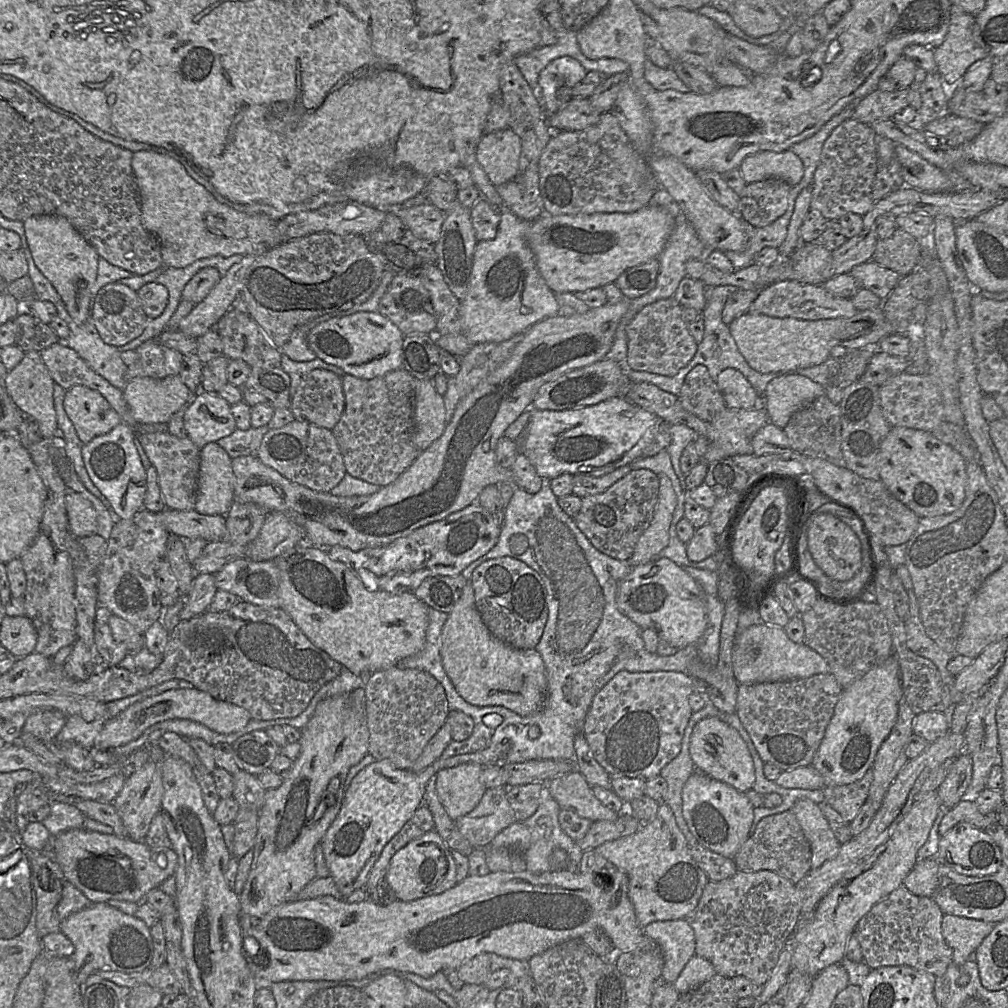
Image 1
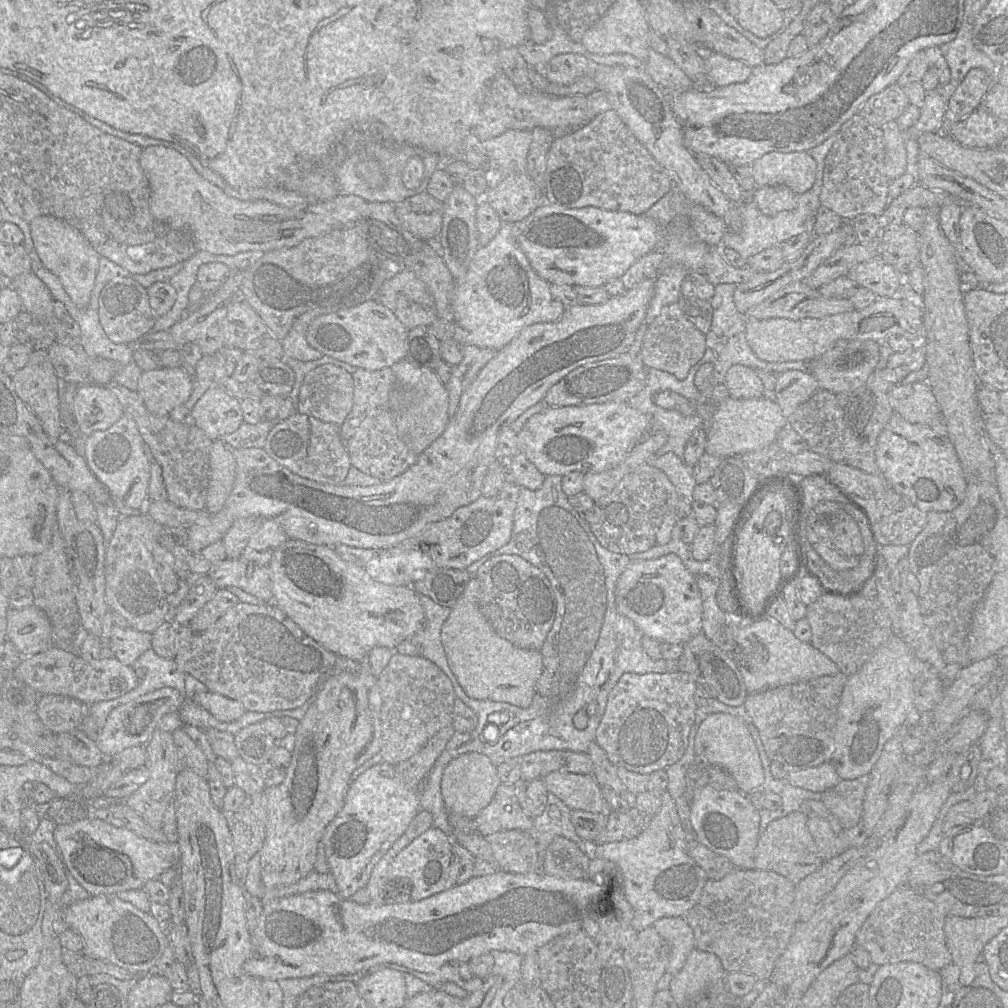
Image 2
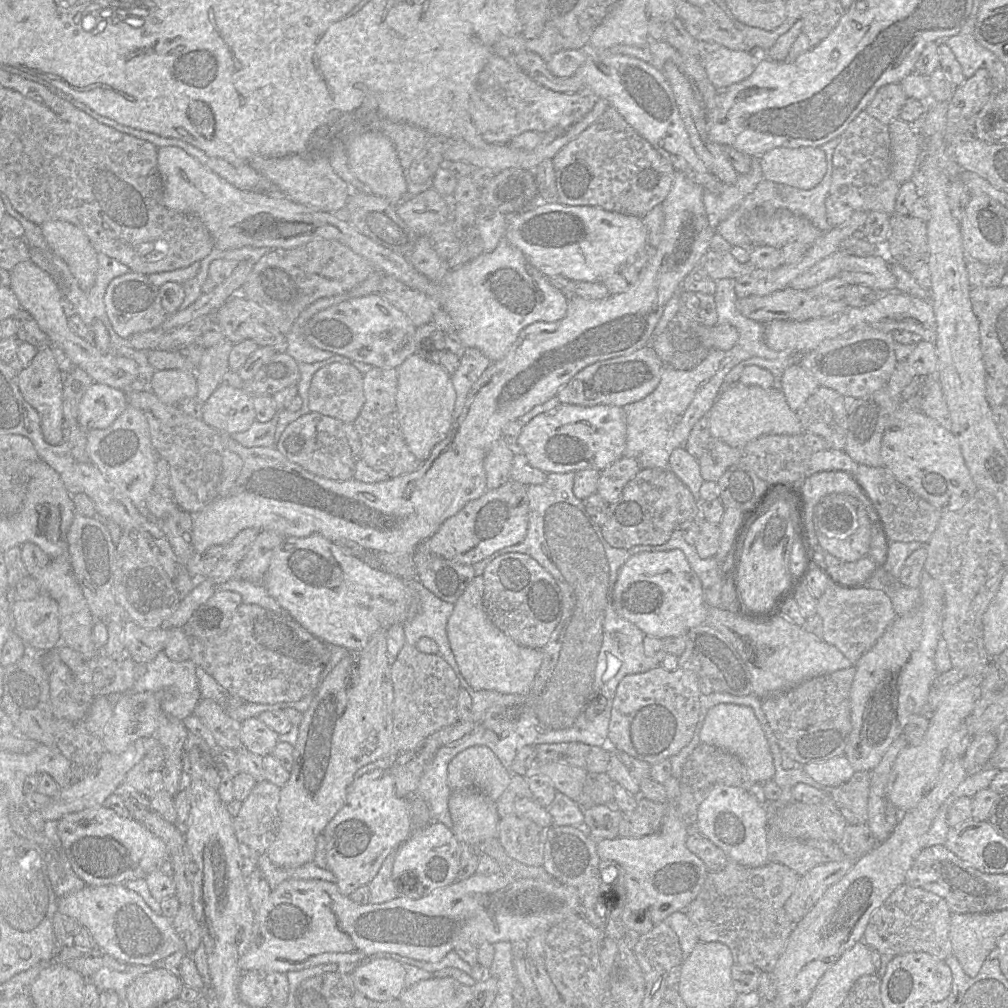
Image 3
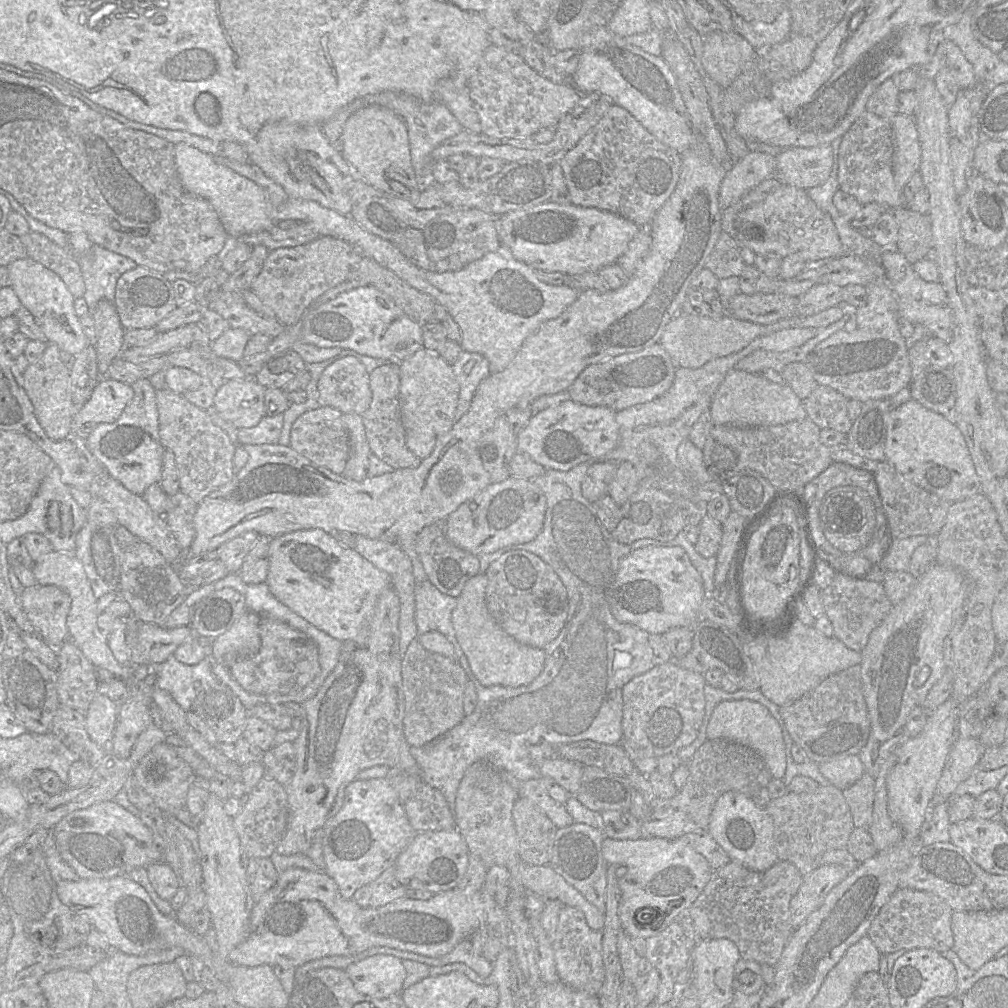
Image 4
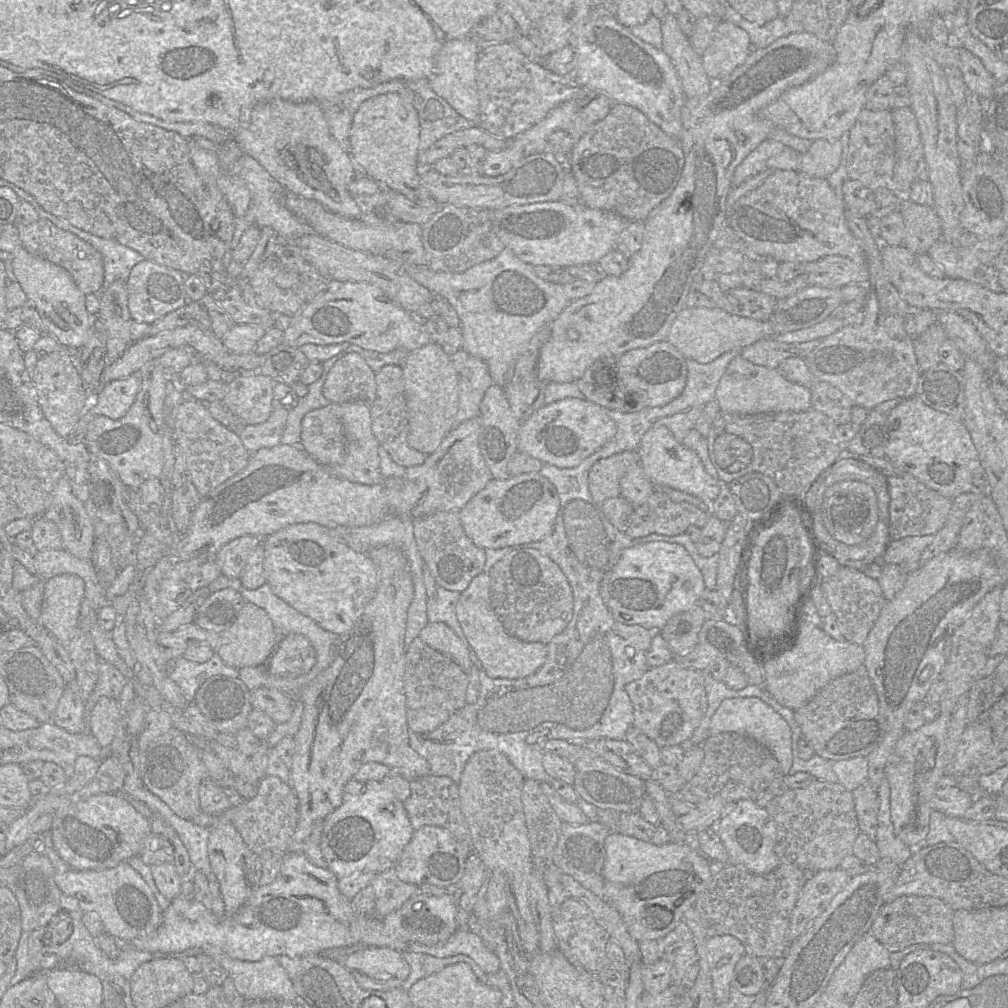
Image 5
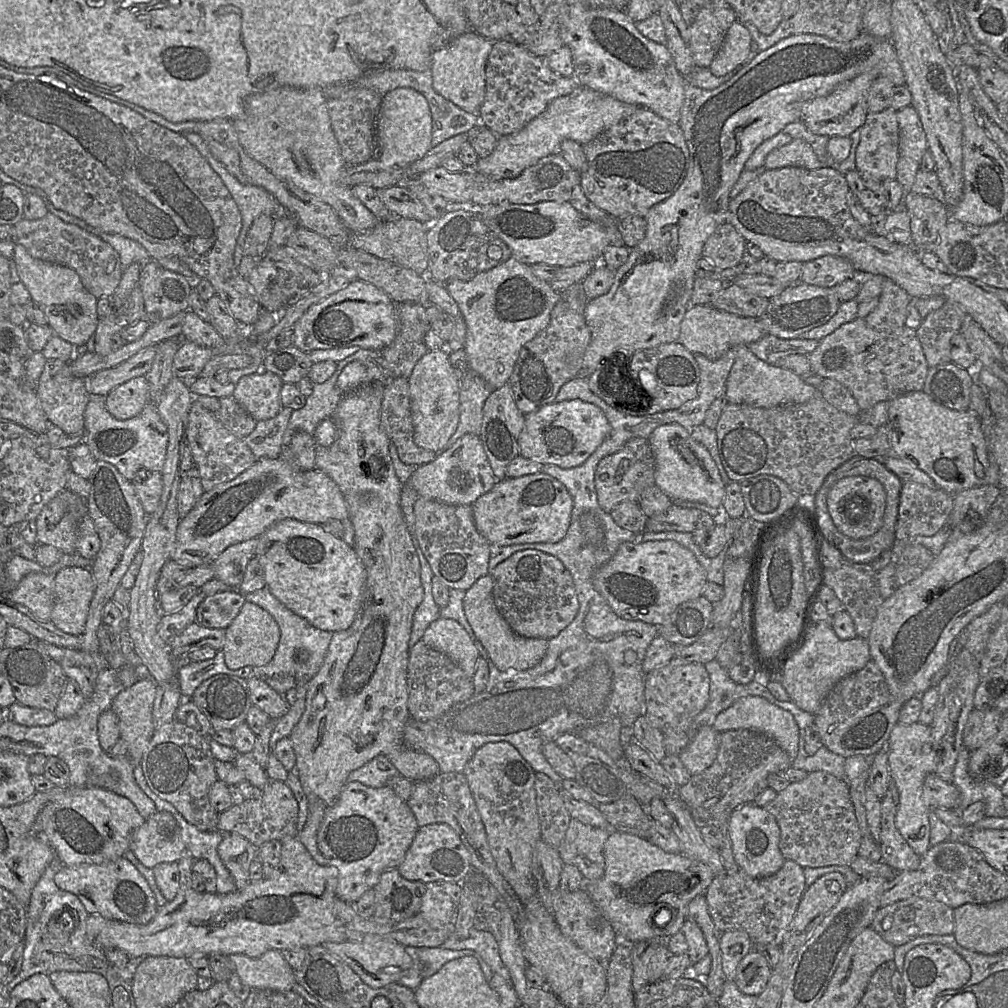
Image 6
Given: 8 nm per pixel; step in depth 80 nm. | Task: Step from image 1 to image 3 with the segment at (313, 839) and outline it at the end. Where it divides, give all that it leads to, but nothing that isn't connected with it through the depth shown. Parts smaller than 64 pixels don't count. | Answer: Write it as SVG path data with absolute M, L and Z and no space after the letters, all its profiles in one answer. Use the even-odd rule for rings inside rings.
M387 630L377 631L363 649L349 651L326 677L322 686L315 690L313 701L303 713L294 745L290 777L280 787L278 834L266 852L270 861L277 866L295 868L314 861L316 840L344 806L348 787L354 781L356 771L369 763L398 755L393 740L393 686L387 655Z

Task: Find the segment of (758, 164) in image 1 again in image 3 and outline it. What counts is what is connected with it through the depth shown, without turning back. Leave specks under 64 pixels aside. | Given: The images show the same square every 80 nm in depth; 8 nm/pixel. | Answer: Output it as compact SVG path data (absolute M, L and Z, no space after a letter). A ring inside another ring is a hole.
M821 147L776 148L759 158L764 180L801 190L817 186L827 172Z

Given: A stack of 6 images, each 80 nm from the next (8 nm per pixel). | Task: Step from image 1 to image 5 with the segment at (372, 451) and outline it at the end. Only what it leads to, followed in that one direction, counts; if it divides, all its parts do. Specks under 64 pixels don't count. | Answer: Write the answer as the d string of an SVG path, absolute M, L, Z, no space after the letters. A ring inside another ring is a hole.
M387 365L376 373L376 397L370 405L372 432L380 448L385 450L398 465L410 468L422 465L427 455L413 449L408 444L408 412L406 407L403 367Z

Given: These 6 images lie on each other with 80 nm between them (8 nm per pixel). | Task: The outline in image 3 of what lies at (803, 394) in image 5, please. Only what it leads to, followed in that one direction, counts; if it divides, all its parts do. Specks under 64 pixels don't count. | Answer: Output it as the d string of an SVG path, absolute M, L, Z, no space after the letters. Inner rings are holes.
M739 381L723 388L709 413L711 437L717 438L731 447L744 446L762 435L803 433L802 424L785 398L782 390L746 386Z

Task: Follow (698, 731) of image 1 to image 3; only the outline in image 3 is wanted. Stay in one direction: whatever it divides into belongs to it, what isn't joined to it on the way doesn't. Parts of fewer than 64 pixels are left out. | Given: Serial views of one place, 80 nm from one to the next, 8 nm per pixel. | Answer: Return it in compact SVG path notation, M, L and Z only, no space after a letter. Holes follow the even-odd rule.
M730 703L713 706L700 730L700 741L737 756L755 783L764 784L768 780L773 780L776 769L769 741L751 707Z

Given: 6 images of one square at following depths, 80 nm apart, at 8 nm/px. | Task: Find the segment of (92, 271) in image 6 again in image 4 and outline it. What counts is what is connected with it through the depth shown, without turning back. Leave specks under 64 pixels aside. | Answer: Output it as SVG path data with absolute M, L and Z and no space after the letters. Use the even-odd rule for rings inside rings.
M29 231L20 237L28 257L55 272L76 298L85 292L85 282L78 259L68 246L59 246L45 235Z

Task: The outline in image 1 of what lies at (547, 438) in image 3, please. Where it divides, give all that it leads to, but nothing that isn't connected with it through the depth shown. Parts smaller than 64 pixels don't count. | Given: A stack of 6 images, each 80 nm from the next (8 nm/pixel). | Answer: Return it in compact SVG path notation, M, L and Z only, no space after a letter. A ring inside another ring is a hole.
M613 397L596 405L571 410L533 410L519 440L519 451L529 459L544 480L552 480L562 474L603 476L640 458L652 442L660 421L656 414L624 397Z

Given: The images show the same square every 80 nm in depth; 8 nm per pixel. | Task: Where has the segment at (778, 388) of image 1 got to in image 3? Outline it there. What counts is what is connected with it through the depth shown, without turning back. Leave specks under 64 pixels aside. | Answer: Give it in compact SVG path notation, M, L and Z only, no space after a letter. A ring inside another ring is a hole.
M800 364L789 366L782 377L782 392L789 407L798 411L819 387L819 383Z

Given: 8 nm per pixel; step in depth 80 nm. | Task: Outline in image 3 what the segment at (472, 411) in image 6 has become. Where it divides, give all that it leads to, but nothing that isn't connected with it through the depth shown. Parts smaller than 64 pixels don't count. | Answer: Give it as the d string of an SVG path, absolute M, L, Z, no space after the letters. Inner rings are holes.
M466 348L459 361L460 364L452 375L452 383L456 392L453 421L457 420L461 415L473 385L492 363L476 348Z

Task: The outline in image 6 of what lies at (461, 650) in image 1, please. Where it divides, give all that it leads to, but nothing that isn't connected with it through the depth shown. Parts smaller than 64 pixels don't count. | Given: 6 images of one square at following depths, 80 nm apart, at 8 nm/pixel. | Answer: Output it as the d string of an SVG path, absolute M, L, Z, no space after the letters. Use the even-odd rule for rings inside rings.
M491 573L479 578L466 590L463 608L475 637L487 652L488 662L494 664L500 671L527 670L536 666L544 657L548 648L548 640L526 638L516 634L498 611L493 598Z

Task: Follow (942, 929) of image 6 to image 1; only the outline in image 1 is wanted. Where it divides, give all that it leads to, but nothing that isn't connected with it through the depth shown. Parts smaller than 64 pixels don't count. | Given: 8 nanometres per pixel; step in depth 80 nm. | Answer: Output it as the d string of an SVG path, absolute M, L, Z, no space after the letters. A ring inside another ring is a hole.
M904 884L876 903L858 922L855 932L863 961L871 968L907 965L942 975L952 962L952 950L942 934L944 913L931 898L912 894Z

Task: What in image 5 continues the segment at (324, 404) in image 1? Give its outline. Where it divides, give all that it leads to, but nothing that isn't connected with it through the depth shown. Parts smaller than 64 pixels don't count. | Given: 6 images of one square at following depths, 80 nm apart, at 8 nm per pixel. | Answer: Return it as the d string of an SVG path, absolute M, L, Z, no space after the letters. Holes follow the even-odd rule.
M349 353L336 361L323 385L323 395L331 403L364 401L371 404L376 397L376 373L357 353Z

